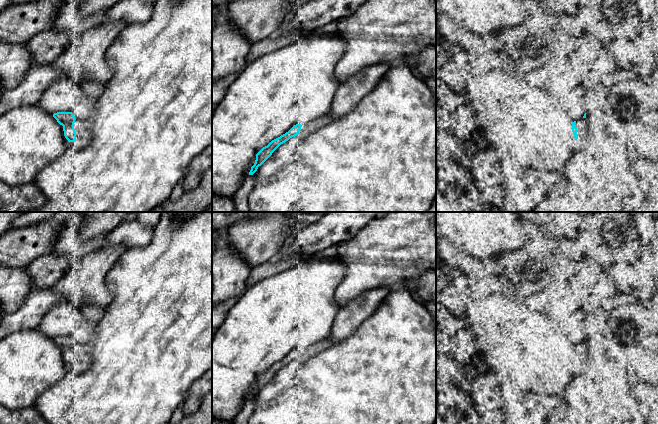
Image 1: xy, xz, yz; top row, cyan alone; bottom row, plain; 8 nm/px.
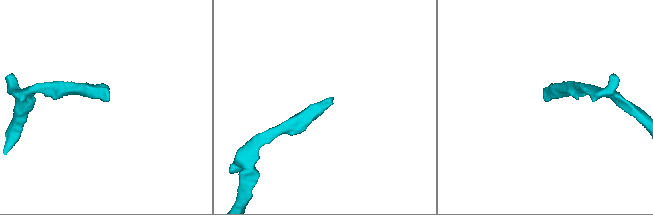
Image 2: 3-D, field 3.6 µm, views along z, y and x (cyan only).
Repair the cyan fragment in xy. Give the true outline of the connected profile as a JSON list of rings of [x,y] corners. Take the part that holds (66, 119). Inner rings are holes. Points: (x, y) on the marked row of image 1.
[[[72,112],[53,114],[57,122],[63,126],[64,136],[79,148],[85,148],[92,140],[91,123],[76,119]]]

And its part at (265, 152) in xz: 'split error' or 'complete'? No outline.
split error

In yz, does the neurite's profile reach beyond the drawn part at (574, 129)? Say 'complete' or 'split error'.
split error

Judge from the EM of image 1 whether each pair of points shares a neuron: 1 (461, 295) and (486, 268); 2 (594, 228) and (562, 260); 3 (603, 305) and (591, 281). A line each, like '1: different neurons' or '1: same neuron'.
1: different neurons
2: different neurons
3: same neuron

